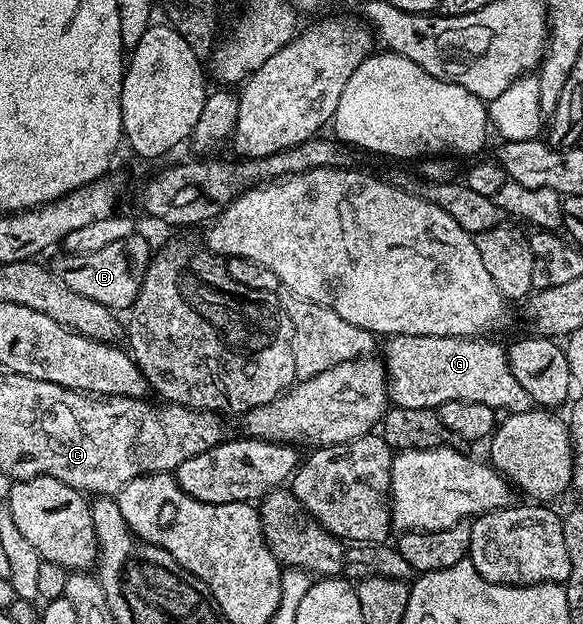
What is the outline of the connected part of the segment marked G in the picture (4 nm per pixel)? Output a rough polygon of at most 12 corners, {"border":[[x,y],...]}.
{"border":[[477,337],[385,339],[400,408],[531,409],[506,350]]}

